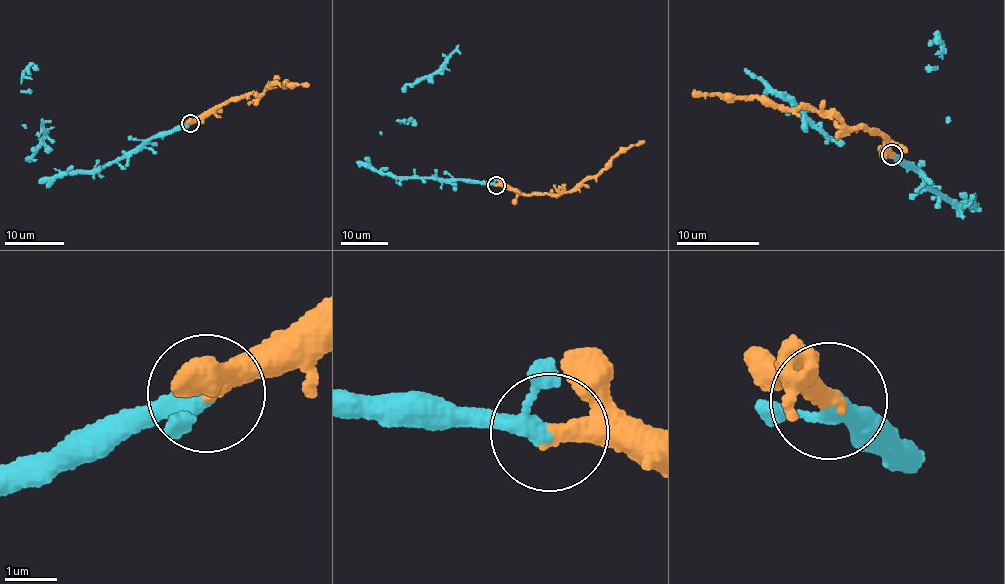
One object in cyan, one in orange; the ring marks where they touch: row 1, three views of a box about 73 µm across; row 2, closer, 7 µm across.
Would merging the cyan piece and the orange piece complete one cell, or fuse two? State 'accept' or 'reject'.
accept

